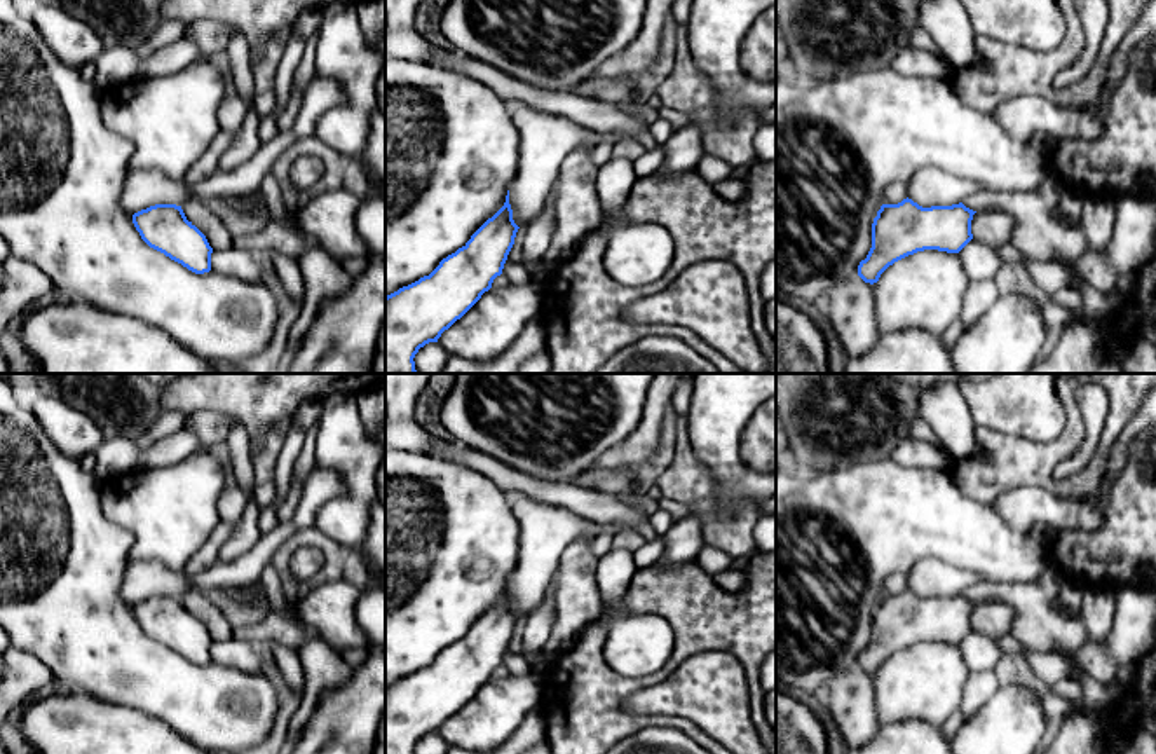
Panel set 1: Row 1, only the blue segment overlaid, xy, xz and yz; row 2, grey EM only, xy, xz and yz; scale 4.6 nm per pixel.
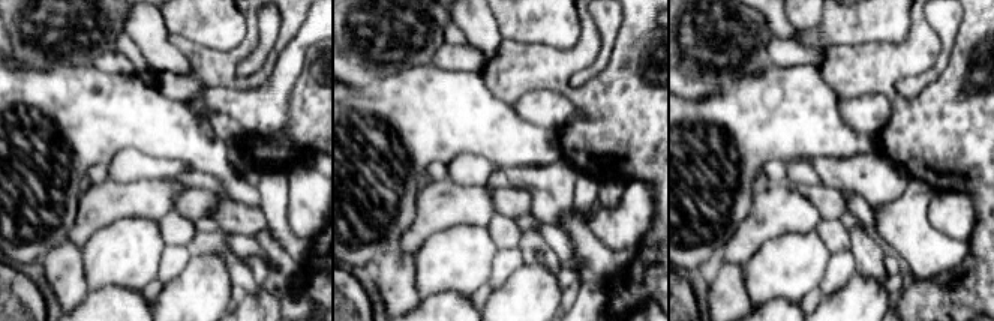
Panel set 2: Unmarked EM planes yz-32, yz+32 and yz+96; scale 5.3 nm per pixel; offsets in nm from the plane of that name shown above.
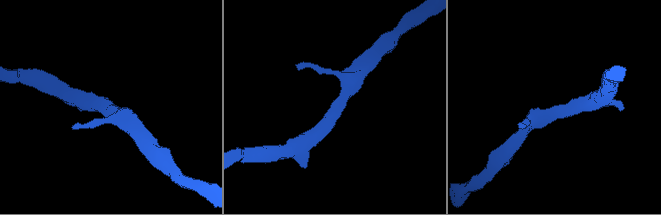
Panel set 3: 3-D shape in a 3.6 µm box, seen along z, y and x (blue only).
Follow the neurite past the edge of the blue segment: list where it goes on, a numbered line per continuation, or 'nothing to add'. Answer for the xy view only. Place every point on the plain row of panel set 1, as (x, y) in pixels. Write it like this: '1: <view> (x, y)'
nothing to add

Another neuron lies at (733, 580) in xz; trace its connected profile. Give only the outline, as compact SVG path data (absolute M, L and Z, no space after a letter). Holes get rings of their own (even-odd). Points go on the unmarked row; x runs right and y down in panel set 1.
M727 569L713 578L718 588L725 593L738 593L746 586L746 574L739 569Z

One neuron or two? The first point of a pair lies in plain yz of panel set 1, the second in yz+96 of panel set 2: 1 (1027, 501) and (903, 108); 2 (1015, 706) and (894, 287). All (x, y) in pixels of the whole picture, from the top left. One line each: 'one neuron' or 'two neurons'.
1: two neurons
2: two neurons

